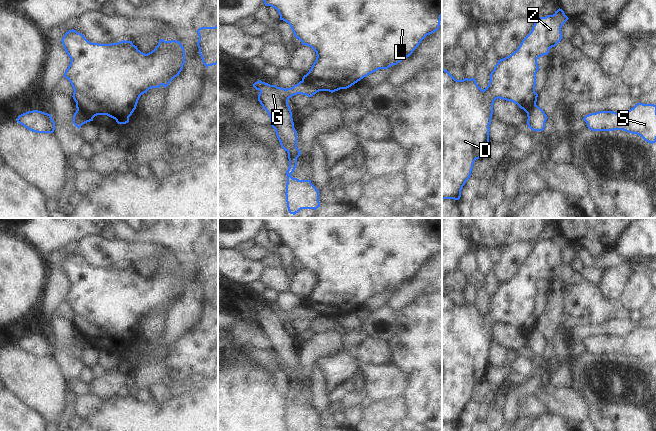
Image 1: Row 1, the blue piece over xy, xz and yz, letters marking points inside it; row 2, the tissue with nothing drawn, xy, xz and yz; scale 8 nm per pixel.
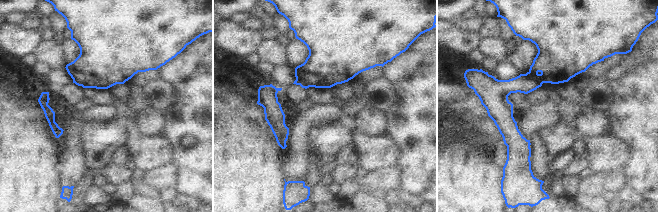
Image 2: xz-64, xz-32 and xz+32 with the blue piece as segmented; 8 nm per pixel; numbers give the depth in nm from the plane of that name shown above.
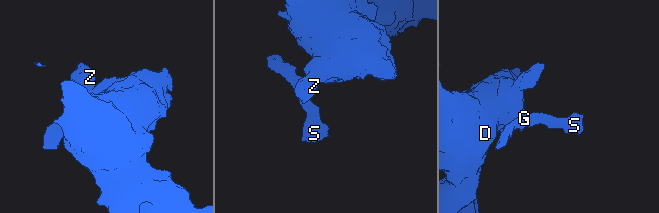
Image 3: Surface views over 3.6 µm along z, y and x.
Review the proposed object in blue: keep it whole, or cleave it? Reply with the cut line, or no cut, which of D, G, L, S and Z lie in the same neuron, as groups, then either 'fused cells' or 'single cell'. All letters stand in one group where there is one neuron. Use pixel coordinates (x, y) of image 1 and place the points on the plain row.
cut xz (302, 304), (319, 314); groups D L Z / G S; fused cells

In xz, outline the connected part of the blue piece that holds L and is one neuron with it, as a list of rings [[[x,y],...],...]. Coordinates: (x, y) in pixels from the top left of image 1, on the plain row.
[[[261,218],[264,228],[275,232],[302,269],[316,276],[316,284],[302,305],[319,315],[347,313],[379,294],[409,281],[421,265],[439,253],[442,218]]]

